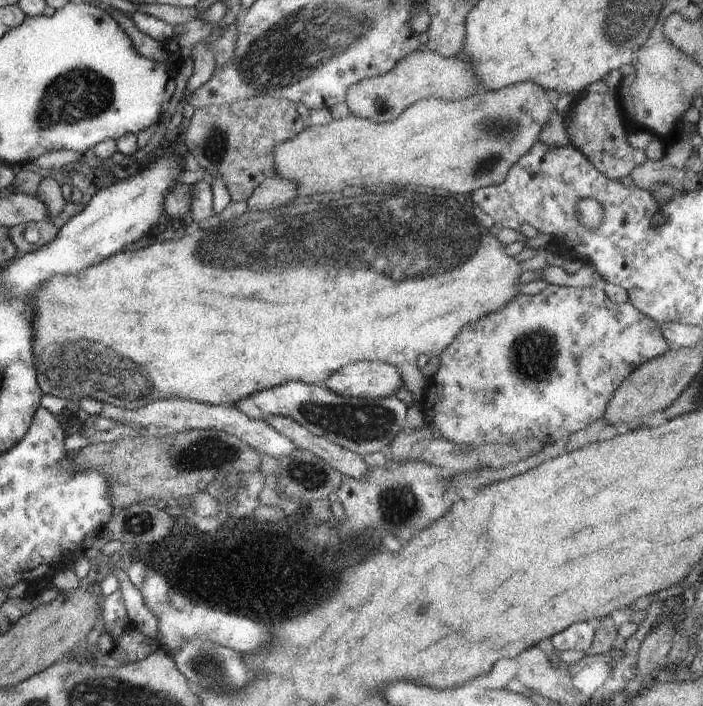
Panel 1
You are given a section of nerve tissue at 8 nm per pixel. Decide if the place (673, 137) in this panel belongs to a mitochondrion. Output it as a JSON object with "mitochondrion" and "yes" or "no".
{"mitochondrion":"no"}

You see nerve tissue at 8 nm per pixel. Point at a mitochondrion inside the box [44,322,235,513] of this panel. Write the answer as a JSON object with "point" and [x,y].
{"point":[202,451]}

